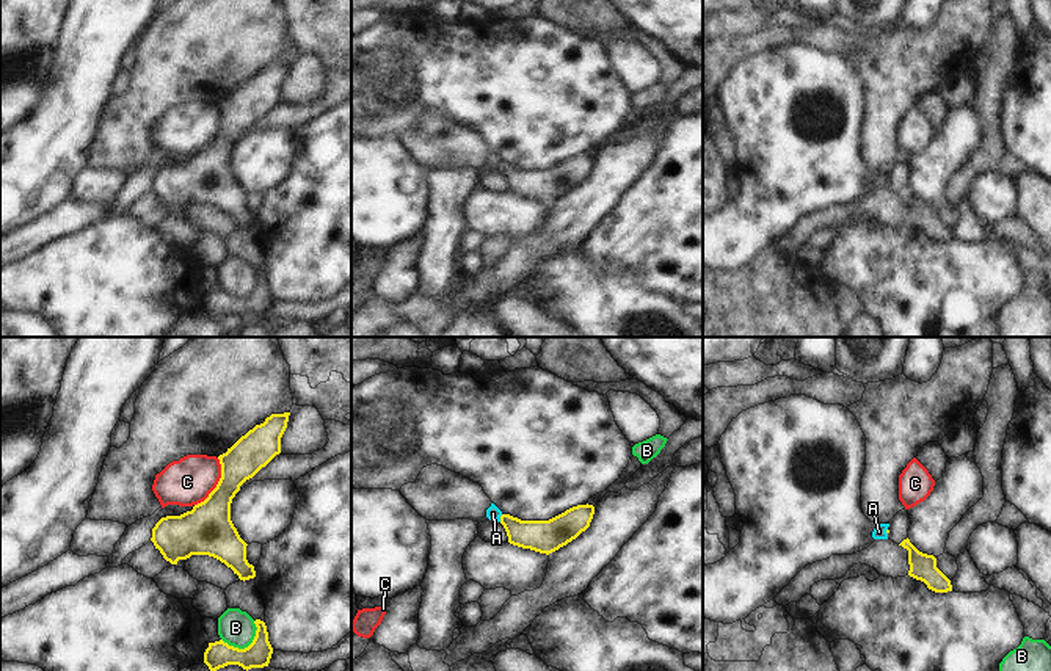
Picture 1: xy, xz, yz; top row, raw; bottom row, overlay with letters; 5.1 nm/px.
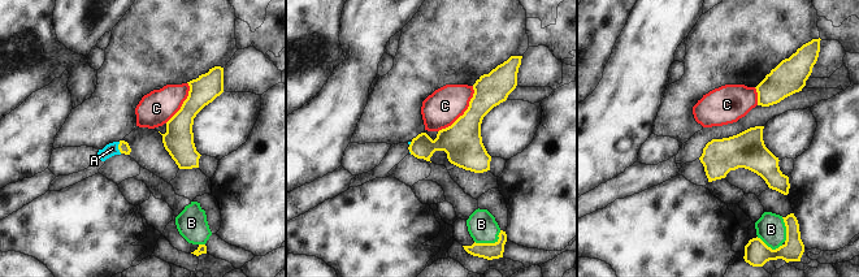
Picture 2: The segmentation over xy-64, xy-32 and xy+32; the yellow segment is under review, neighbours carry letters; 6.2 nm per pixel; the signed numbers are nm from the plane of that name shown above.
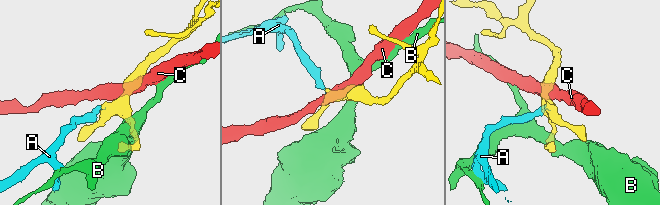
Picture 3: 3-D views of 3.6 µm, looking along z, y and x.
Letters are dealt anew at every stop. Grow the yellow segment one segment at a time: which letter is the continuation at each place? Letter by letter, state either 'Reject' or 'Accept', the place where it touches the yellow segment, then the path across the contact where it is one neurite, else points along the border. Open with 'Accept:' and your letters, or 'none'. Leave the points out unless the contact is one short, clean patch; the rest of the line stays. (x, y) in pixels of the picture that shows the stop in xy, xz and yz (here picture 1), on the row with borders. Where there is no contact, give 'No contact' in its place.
Accept: A
A: Accept. Touches yellow at xz (501, 518). Path across: xz (545, 536), (521, 533), (501, 518), (493, 513)
B: Reject. Touches yellow at xy (245, 648). Boundary: xy (258, 627), (253, 640), (243, 648), (229, 646), (221, 638)
C: Reject. Touches yellow at xy (218, 483)

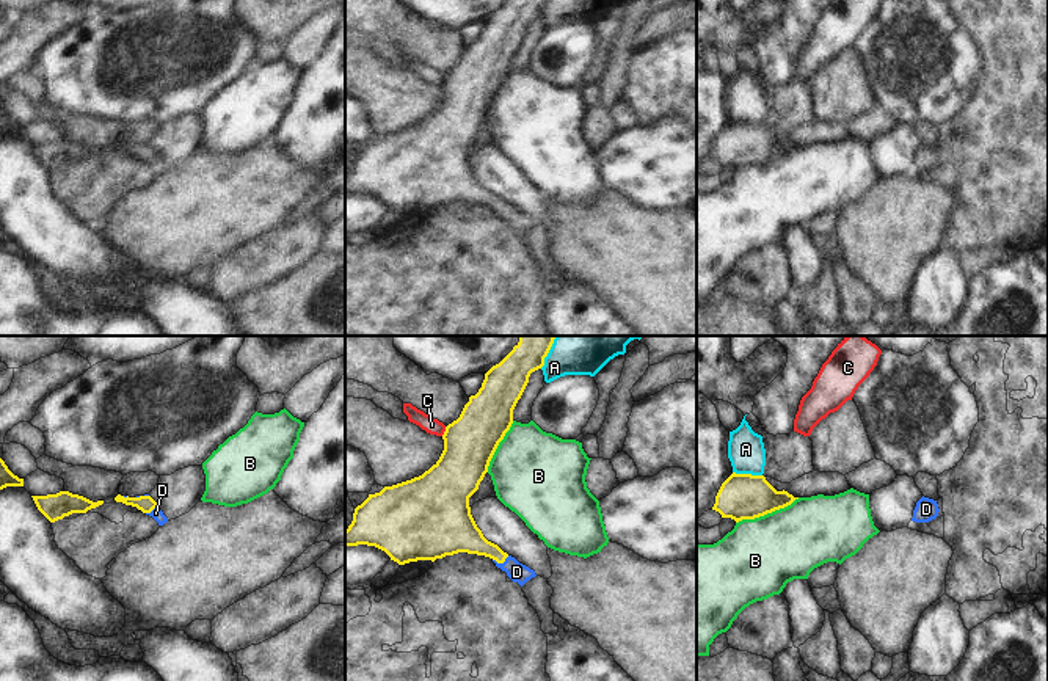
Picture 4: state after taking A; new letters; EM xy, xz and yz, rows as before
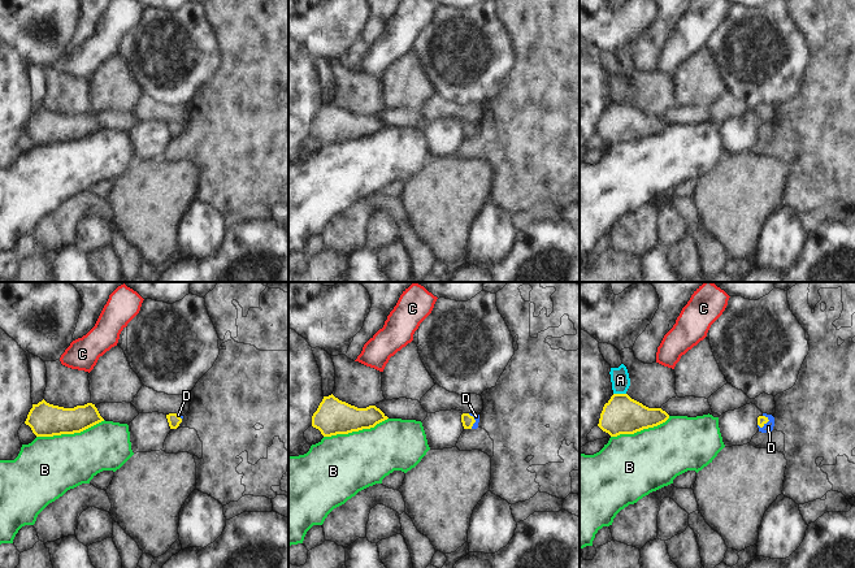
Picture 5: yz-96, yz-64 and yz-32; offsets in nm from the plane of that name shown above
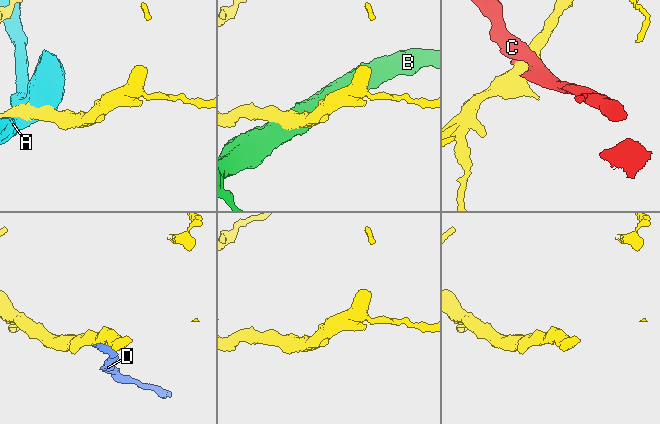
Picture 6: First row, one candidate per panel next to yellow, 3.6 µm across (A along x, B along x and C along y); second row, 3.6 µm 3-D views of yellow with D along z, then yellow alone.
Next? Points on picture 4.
Accept: D
A: Reject. Touches yellow at yz (747, 474)
B: Reject. Touches yellow at yz (767, 512)
C: Reject. Touches yellow at xz (444, 432). Boundary: xz (446, 427), (441, 435)
D: Accept. Touches yellow at xz (501, 562). Path across: xz (462, 534), (490, 549), (501, 562), (509, 564), (516, 571)

